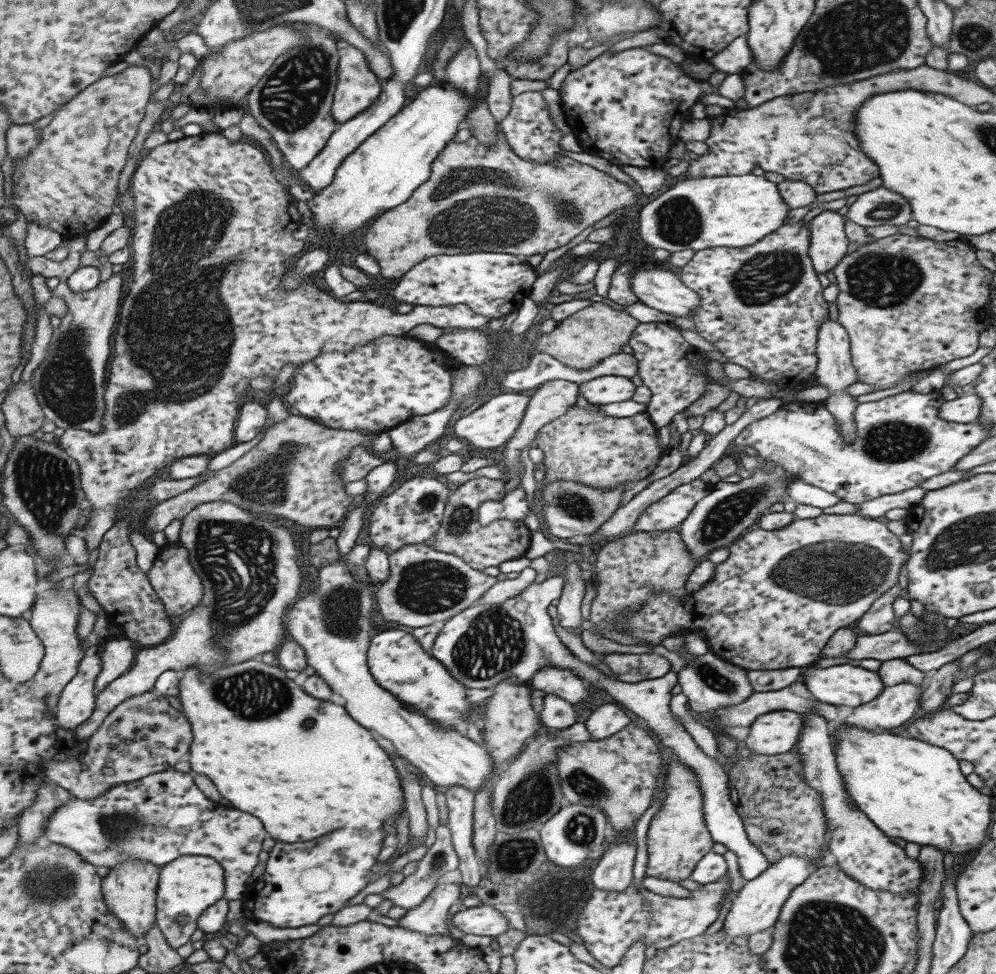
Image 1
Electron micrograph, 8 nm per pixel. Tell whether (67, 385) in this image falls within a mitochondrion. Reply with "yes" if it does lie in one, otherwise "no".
yes

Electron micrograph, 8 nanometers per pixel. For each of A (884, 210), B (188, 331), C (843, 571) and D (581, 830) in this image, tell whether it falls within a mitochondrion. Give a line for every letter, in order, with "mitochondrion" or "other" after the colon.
A: mitochondrion
B: mitochondrion
C: mitochondrion
D: mitochondrion

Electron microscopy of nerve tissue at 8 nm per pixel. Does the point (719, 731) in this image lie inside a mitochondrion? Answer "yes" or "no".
no

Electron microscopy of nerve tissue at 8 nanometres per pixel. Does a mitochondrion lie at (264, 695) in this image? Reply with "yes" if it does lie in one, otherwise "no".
yes

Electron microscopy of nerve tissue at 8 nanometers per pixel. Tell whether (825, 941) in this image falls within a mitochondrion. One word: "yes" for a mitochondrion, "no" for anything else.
yes

